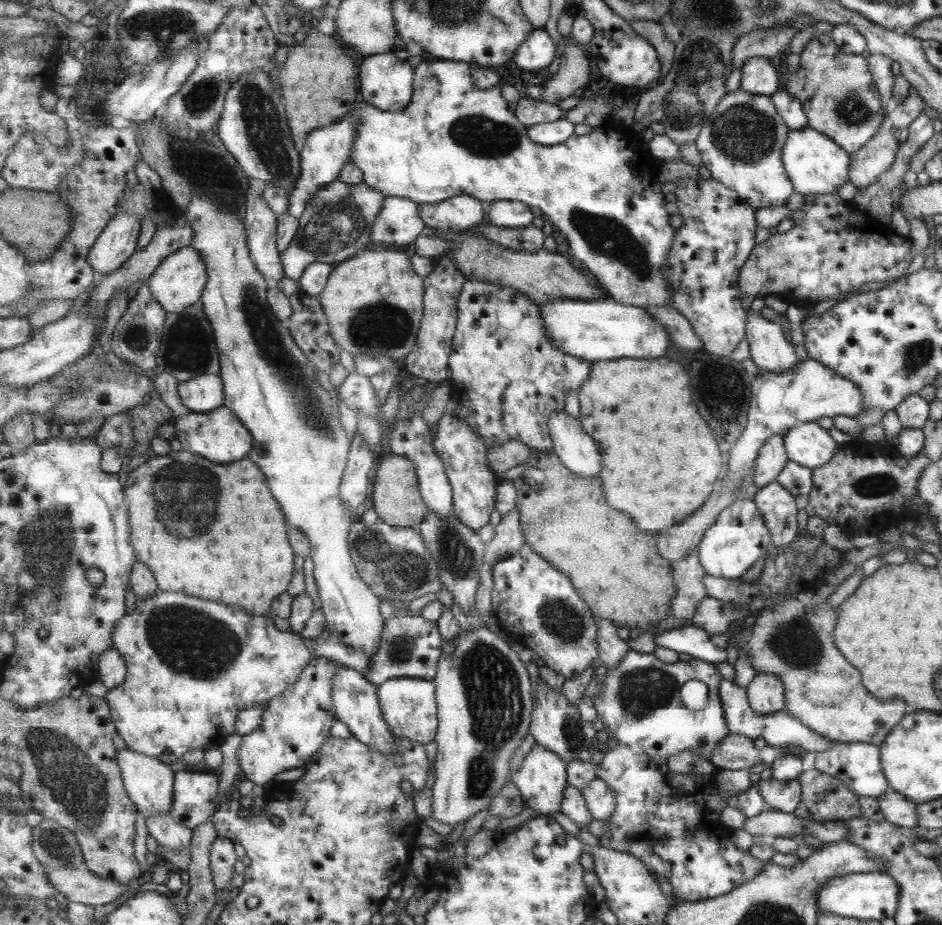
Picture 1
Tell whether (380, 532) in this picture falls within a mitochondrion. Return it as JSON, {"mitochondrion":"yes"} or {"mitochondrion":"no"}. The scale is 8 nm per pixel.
{"mitochondrion":"no"}

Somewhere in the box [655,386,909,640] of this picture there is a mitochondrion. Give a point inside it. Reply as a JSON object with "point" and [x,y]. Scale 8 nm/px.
{"point":[882,485]}

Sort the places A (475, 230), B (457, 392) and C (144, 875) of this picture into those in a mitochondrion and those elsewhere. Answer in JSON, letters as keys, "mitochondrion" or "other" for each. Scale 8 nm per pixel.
{"A":"other","B":"other","C":"other"}

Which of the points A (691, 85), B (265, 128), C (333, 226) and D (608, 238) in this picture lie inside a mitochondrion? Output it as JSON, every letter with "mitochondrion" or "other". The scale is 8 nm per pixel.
{"A":"mitochondrion","B":"mitochondrion","C":"mitochondrion","D":"mitochondrion"}

